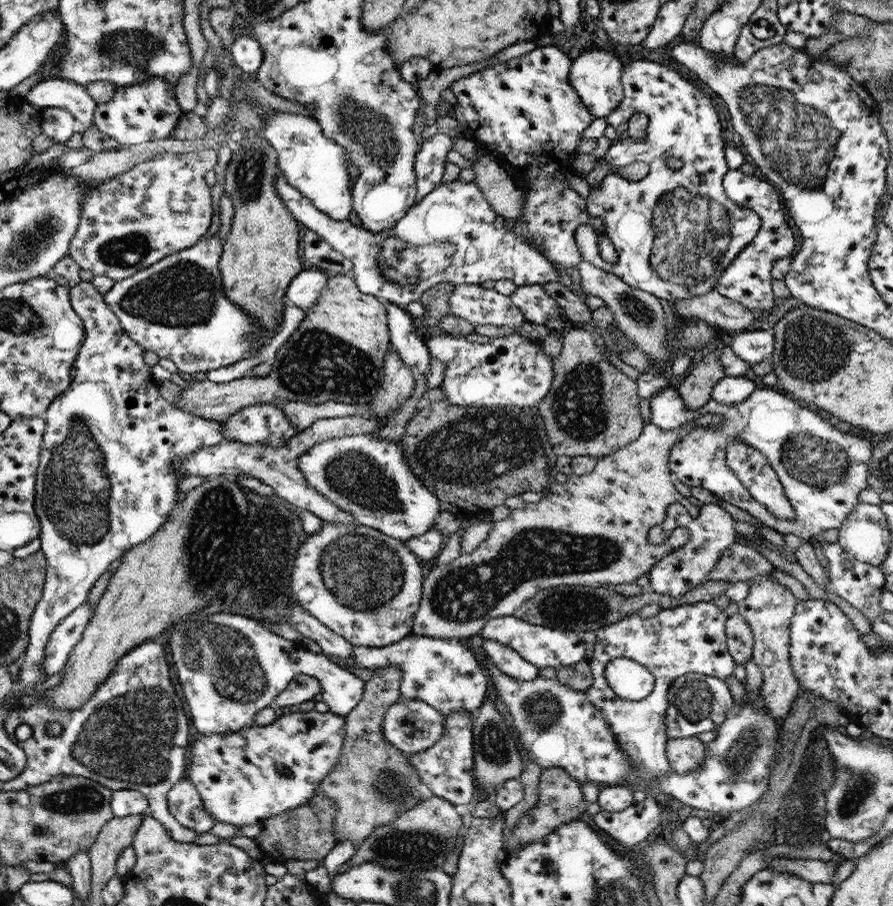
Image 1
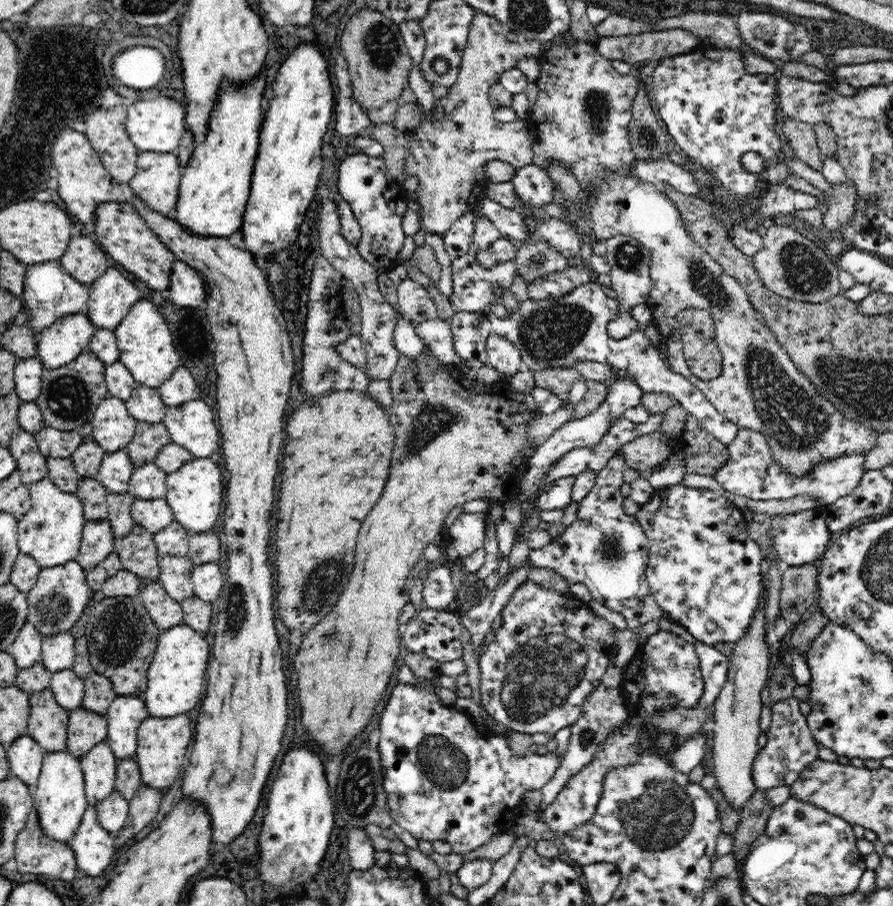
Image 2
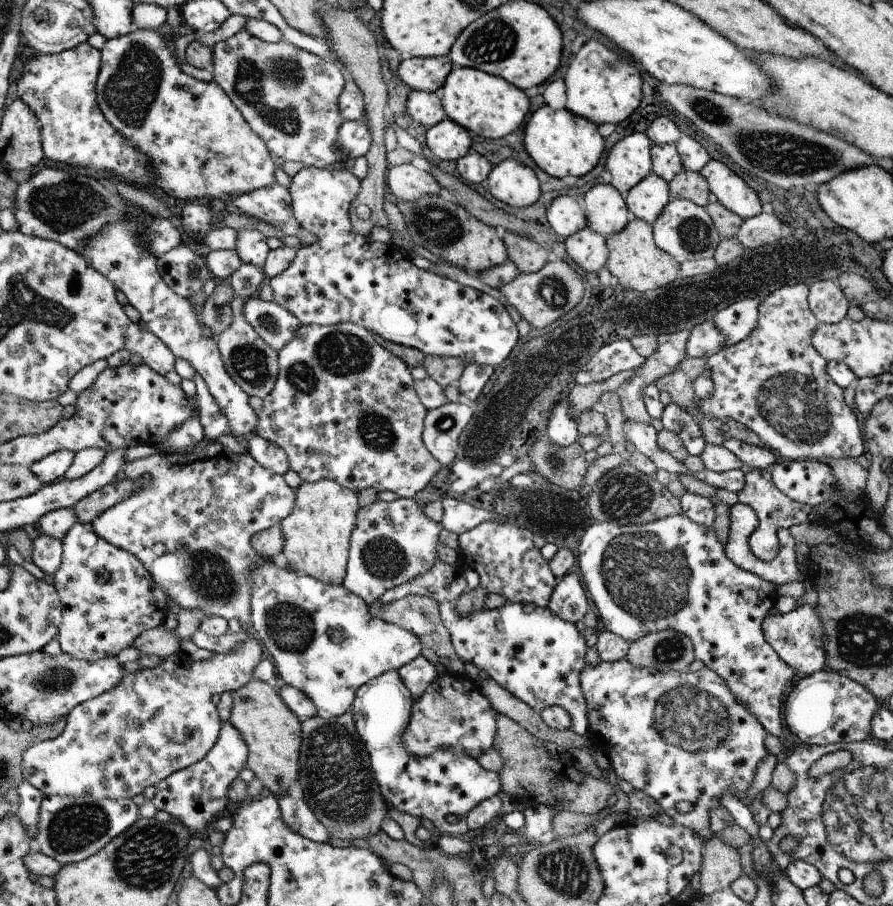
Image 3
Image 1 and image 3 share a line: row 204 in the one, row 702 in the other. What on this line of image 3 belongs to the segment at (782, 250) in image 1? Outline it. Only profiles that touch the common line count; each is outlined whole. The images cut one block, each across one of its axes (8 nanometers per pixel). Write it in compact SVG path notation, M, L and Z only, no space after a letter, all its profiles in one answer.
M683 512L644 525L617 525L595 522L578 545L578 566L598 610L601 629L632 643L648 633L677 630L692 642L695 658L719 674L739 703L758 717L768 733L776 738L784 734L782 700L786 690L799 678L763 637L762 621L774 607L777 586L757 574L736 566L725 553L712 527L696 524Z

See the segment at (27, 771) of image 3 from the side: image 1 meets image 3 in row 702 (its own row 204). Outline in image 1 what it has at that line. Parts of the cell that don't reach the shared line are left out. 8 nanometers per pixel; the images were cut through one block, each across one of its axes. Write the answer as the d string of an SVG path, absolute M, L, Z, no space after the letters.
M209 147L193 153L156 155L120 176L100 183L89 192L81 206L81 222L70 245L69 256L78 263L81 270L120 281L198 244L210 230L214 216L214 204L210 198L211 186L204 182L204 174L216 168L218 154L218 148Z

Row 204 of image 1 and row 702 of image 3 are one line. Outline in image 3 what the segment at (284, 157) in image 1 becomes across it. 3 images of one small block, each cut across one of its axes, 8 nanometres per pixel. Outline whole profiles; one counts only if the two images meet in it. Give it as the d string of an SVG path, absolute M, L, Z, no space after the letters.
M266 561L258 565L250 582L252 590L252 628L274 658L275 669L287 685L309 695L321 715L340 717L352 709L356 692L365 682L389 670L412 662L423 648L421 640L397 624L372 618L367 602L342 585L330 585L314 577L280 568Z

